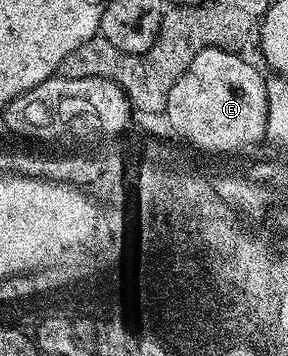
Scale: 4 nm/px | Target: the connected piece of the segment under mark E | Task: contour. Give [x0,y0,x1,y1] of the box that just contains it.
[163,48,268,154]

